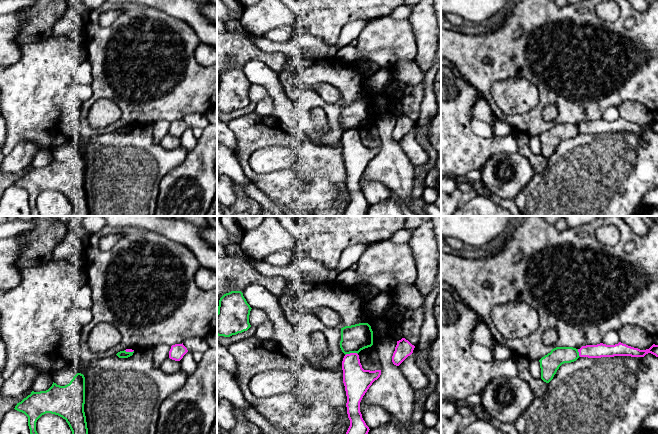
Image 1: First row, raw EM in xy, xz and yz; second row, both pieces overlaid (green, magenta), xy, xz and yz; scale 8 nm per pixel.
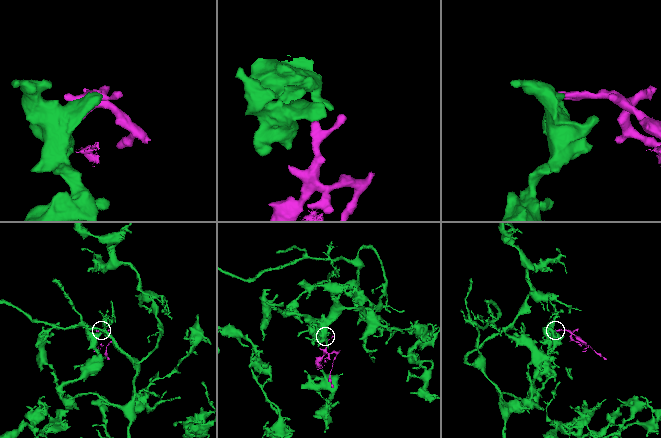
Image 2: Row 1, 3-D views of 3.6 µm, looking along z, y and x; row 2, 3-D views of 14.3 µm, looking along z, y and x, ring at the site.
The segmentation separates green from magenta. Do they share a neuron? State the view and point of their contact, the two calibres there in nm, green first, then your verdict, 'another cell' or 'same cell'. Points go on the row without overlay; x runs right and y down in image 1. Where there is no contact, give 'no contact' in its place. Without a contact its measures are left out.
contact xz (351, 128); calibres 220 and 220 nm; another cell

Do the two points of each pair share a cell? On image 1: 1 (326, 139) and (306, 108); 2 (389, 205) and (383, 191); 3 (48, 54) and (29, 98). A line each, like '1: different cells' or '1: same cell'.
1: same cell
2: different cells
3: same cell

